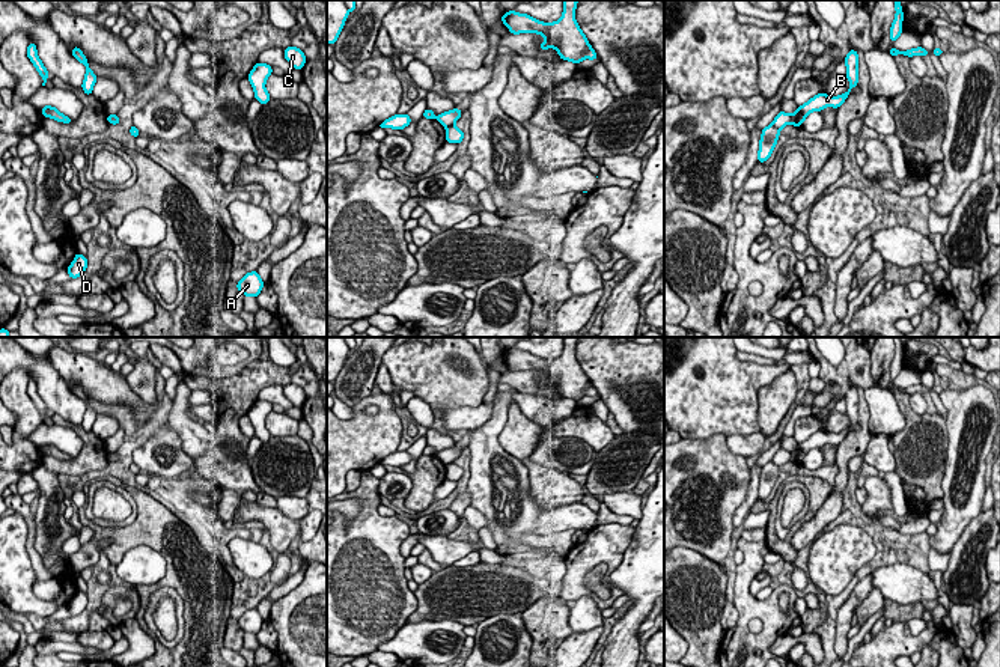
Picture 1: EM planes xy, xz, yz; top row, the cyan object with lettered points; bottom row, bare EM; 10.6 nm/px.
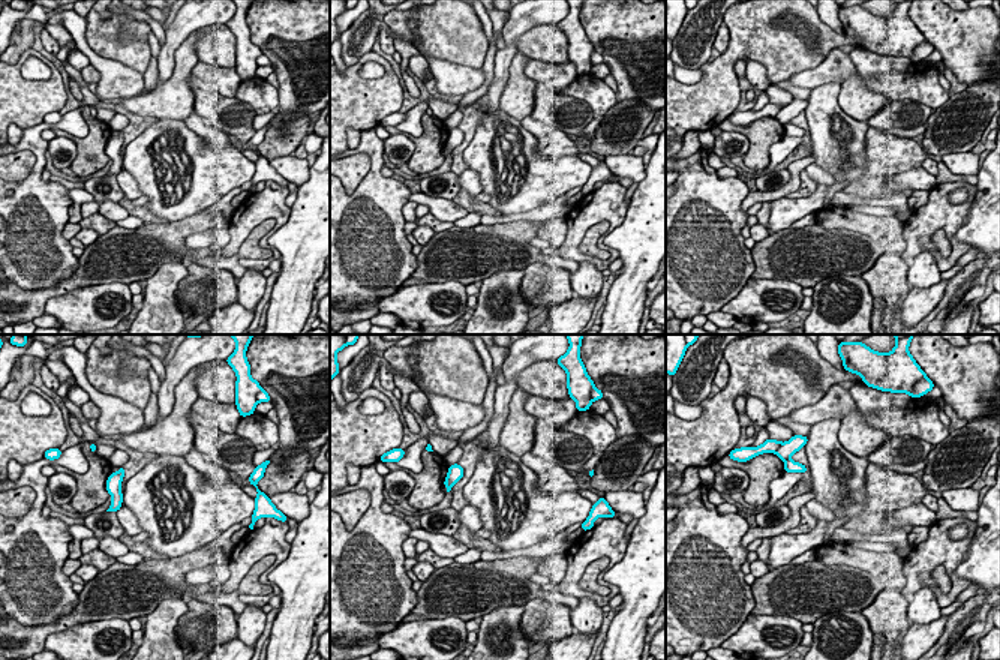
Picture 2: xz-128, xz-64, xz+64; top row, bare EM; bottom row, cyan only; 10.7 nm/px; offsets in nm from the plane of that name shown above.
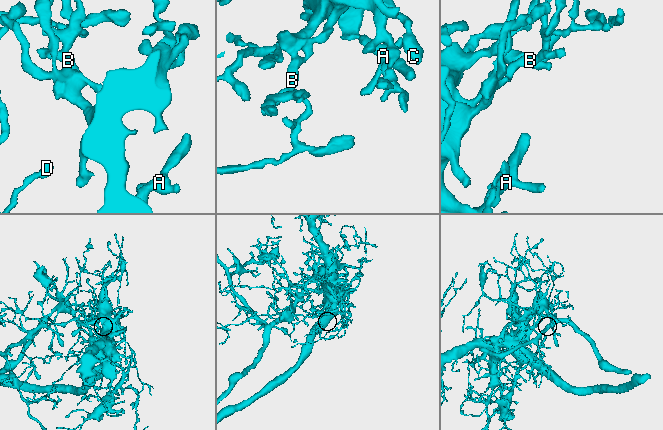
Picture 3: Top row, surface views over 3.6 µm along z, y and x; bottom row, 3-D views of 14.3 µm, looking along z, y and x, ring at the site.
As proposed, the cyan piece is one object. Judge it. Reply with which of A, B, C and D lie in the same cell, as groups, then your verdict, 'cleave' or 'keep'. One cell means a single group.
A B / C D; cleave

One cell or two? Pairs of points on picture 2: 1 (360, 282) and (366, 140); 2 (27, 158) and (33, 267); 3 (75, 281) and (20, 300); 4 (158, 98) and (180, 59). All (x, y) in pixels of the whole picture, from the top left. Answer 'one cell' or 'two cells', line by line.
1: one cell
2: two cells
3: one cell
4: one cell

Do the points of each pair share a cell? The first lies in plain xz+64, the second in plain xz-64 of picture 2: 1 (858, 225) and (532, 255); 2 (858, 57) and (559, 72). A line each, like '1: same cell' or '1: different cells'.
1: different cells
2: same cell

